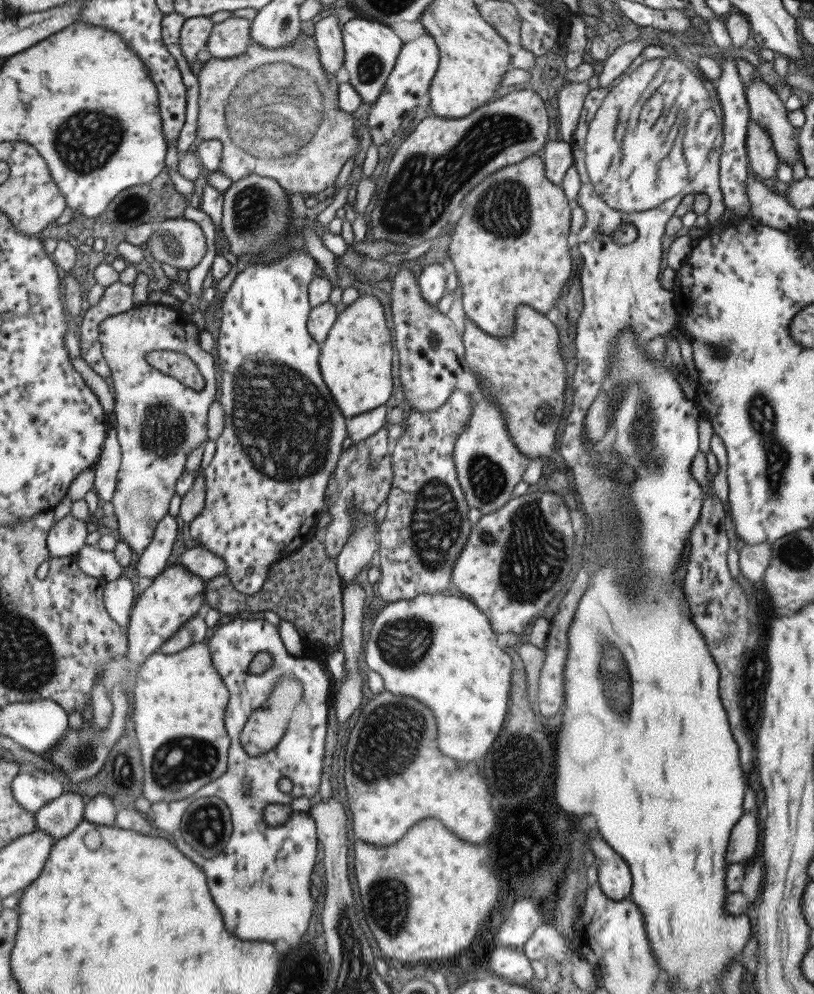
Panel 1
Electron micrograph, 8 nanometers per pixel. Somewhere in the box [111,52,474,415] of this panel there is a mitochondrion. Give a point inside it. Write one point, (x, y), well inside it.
(275, 111)

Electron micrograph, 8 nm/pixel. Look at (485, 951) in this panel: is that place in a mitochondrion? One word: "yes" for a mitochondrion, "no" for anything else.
no

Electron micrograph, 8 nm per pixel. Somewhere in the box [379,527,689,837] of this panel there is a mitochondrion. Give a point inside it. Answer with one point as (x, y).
(614, 663)

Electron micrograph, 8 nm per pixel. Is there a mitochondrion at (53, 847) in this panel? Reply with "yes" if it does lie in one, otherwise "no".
no

